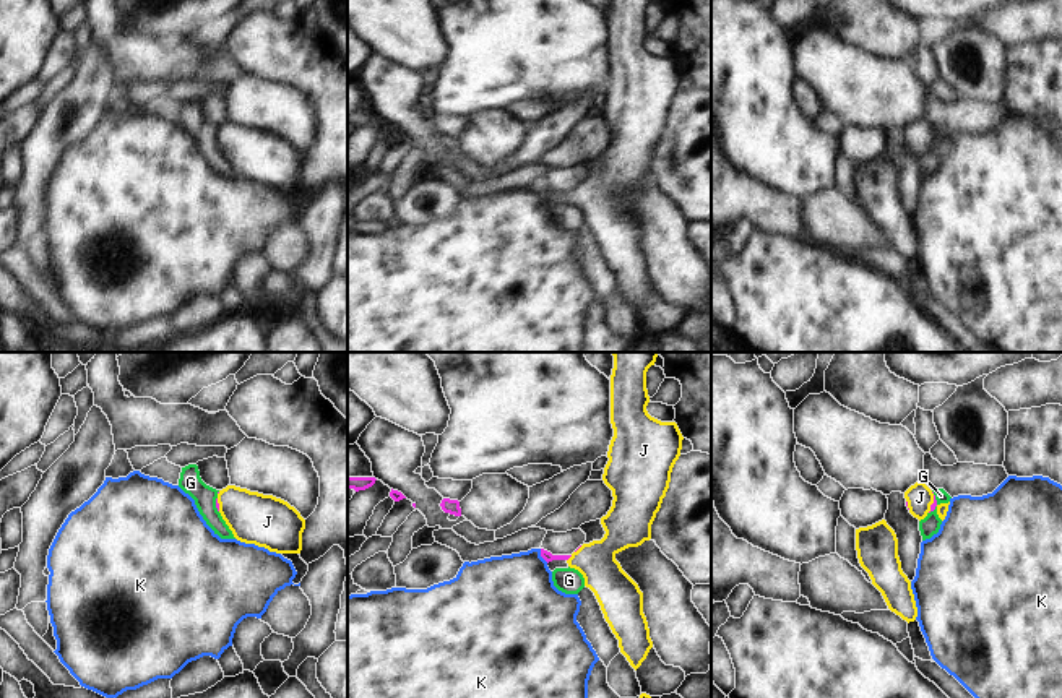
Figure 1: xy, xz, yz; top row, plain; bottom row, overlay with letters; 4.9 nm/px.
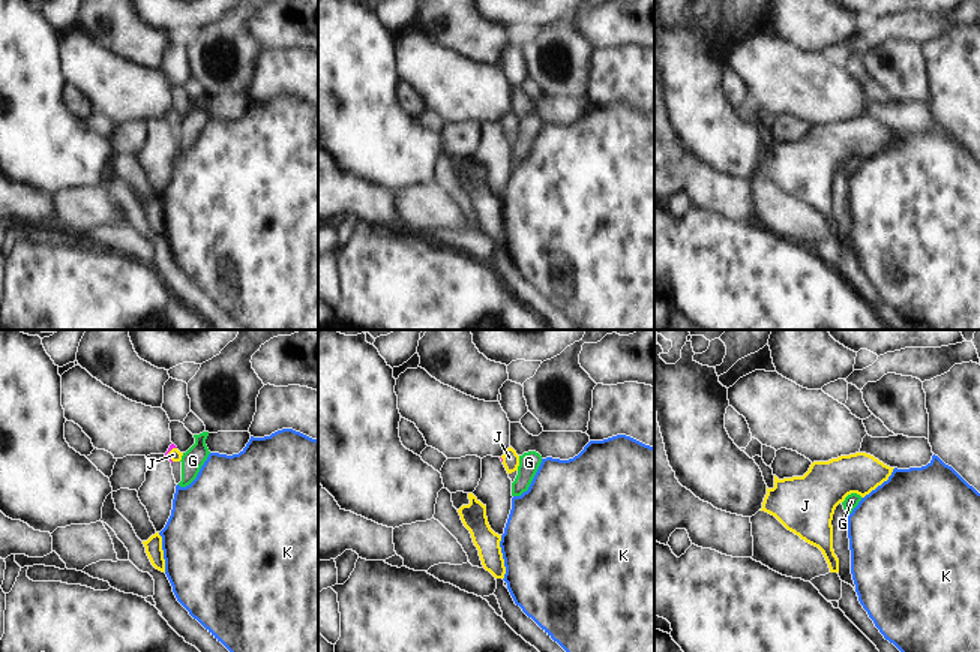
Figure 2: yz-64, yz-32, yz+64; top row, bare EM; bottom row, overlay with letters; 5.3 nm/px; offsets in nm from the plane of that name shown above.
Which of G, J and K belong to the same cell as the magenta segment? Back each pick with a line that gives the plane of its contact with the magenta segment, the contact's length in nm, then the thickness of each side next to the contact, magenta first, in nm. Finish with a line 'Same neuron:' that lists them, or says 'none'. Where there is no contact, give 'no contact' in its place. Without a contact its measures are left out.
J: xz | 40 nm | 50/190 nm
Same neuron: J

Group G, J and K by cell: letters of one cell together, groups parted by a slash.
G / J / K

